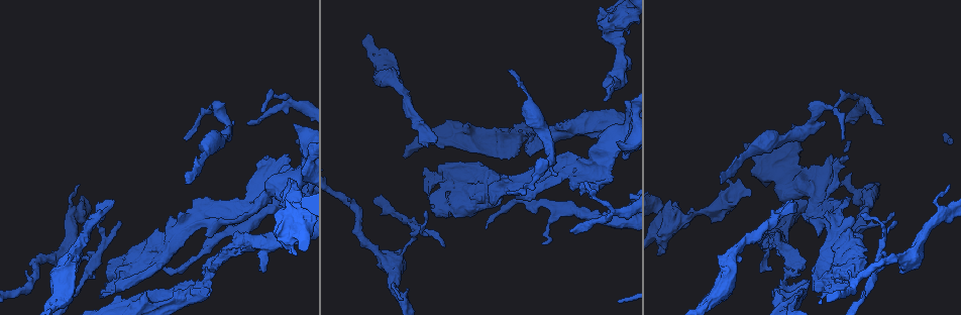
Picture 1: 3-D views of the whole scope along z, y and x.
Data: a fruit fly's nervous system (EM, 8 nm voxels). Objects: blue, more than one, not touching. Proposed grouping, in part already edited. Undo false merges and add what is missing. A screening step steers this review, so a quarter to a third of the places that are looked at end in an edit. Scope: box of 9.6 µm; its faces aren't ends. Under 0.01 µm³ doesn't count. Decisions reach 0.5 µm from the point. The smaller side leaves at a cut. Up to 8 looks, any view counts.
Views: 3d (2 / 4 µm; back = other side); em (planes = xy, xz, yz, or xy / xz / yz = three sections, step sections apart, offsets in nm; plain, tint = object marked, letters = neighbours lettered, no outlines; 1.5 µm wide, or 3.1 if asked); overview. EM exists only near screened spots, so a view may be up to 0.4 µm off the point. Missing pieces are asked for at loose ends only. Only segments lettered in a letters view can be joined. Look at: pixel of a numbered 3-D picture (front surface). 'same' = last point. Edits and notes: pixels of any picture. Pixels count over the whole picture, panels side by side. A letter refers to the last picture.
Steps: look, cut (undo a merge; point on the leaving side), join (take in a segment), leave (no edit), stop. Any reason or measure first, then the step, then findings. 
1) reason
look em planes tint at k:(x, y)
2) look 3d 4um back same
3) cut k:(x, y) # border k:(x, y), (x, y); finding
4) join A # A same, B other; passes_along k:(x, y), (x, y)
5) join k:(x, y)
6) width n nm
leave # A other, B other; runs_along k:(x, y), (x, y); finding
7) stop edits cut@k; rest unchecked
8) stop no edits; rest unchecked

thin end
look em planes letters at 1:(770, 268)

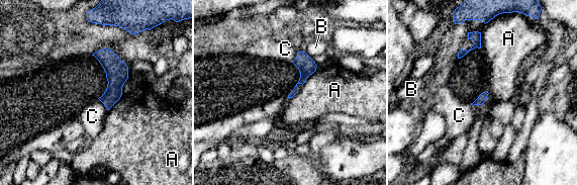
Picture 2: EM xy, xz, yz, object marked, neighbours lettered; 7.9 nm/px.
leave # A other, B other, C other; border 2:(122, 94), (108, 110); none of them fits

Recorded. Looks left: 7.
free end
look 3d 2um at 1:(611, 182)

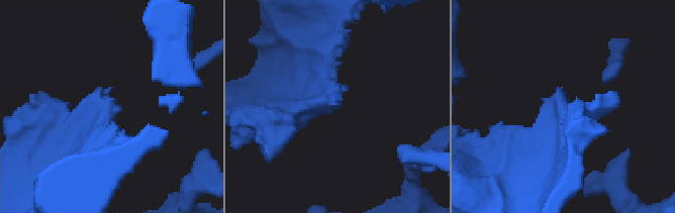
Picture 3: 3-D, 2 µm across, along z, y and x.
look em yz step 4 tint at 3:(333, 109)

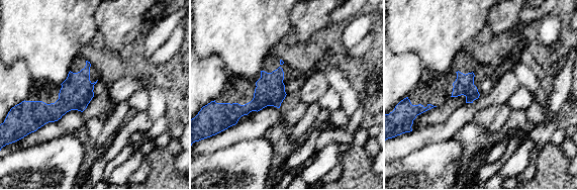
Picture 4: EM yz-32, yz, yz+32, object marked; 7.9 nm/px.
look em yz step 4 letters same

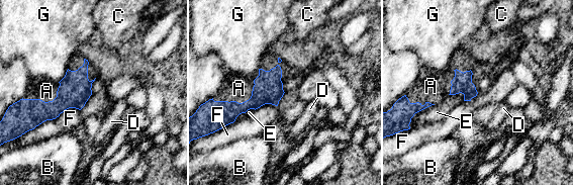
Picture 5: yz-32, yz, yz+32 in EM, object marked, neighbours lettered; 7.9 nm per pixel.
width 160 nm
join A # A same, B other, C other, D other, E other, F other, G other; passes_along 5:(268, 89), (245, 101), (239, 88); it goes on there

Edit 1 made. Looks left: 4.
sharp bend
look em planes tint at 1:(205, 109)

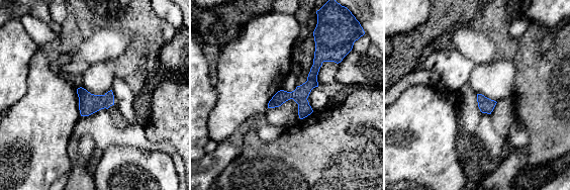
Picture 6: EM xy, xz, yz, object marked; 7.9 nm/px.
see the neighbours
look em planes letters same

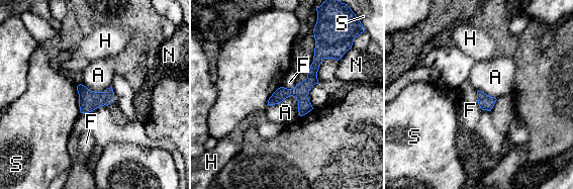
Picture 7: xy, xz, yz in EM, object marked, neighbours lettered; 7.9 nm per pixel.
leave # A other, F other, H other, N other, S other; border 7:(268, 105), (292, 96), (300, 115); continuous, no second neuron

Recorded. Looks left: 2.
stop edits join@5; rest unchecked

